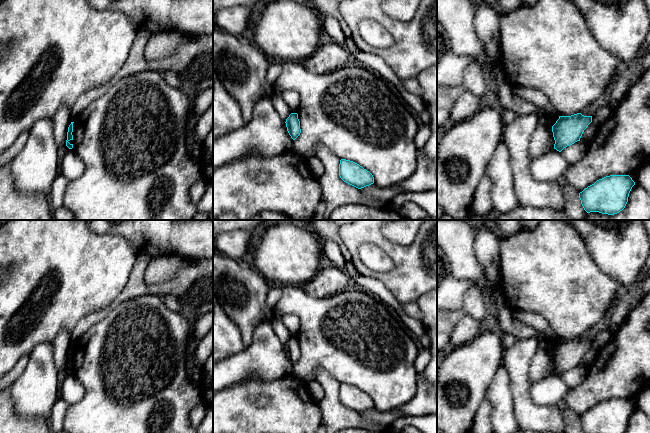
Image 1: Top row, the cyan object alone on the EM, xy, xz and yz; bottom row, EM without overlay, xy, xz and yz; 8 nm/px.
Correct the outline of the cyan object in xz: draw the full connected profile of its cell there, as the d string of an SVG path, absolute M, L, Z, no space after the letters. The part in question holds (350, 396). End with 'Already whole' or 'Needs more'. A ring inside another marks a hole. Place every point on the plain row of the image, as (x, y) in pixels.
M346 383L340 384L339 400L344 406L358 413L374 407L374 401L369 395L359 388Z. Already whole

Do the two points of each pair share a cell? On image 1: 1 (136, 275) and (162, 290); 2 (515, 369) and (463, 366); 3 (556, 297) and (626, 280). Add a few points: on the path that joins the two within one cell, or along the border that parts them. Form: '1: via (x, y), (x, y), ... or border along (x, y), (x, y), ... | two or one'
1: via (142, 282), (148, 289), (155, 289) | one
2: border along (504, 350), (502, 364) | two
3: border along (598, 268), (619, 285) | two

